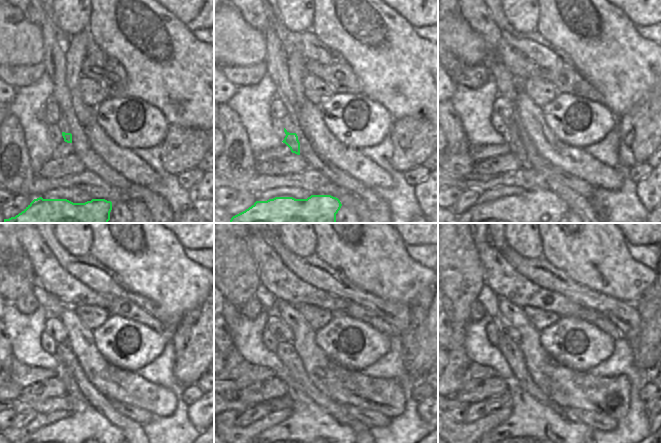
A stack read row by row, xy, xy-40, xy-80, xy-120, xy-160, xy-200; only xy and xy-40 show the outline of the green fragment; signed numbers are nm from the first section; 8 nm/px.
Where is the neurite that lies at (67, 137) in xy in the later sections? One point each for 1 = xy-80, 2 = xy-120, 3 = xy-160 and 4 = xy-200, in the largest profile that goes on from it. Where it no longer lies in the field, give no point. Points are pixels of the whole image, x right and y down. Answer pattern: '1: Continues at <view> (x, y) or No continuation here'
1: Continues at xy-80 (516, 146)
2: Continues at xy-120 (64, 375)
3: Continues at xy-160 (309, 426)
4: Continues at xy-200 (533, 426)

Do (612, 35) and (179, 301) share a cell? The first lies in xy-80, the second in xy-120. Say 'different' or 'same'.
same

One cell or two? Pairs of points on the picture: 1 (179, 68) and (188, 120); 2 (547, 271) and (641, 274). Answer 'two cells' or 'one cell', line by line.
1: one cell
2: two cells

